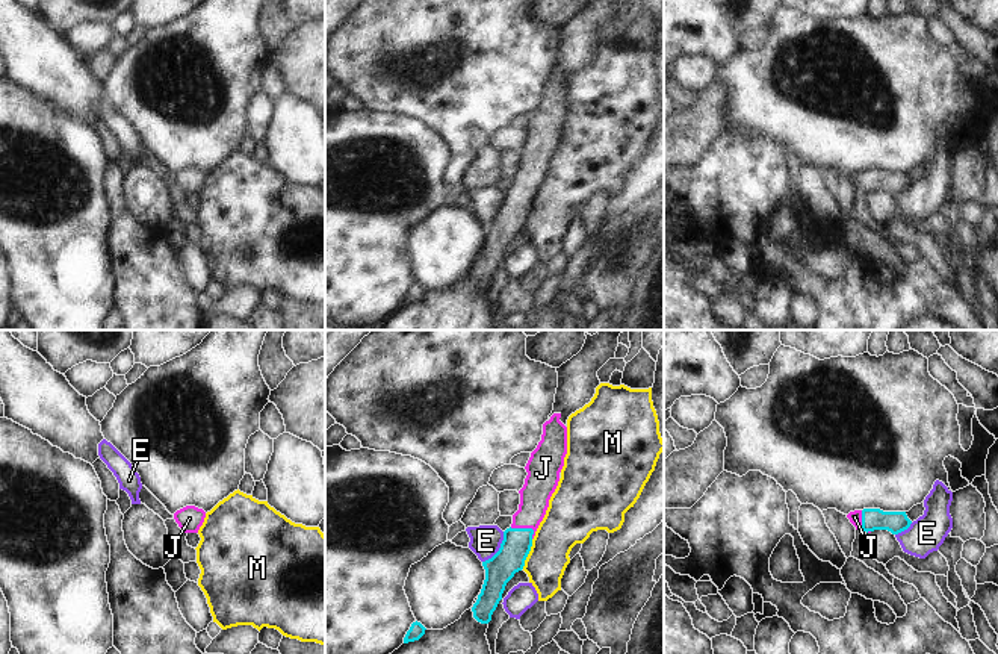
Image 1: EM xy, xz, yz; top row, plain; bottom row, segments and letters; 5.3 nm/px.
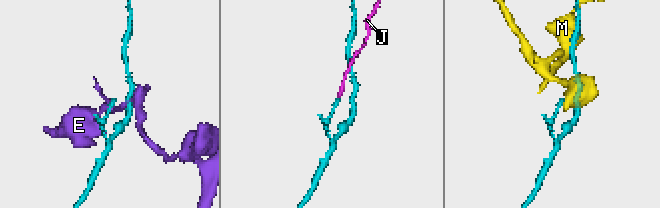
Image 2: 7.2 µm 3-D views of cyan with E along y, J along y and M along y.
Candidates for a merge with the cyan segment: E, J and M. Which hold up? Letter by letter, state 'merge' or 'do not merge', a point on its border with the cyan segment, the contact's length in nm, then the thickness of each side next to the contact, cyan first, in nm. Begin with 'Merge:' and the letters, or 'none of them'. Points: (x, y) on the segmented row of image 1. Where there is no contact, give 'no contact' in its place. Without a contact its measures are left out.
Merge: J
E: do not merge; contact xz (499, 548); length 200 nm; calibres 160 and 160 nm
J: merge; contact xz (525, 529); length 140 nm; calibres 160 and 160 nm
M: do not merge; contact xz (528, 553); length 170 nm; calibres 160 and 240 nm

